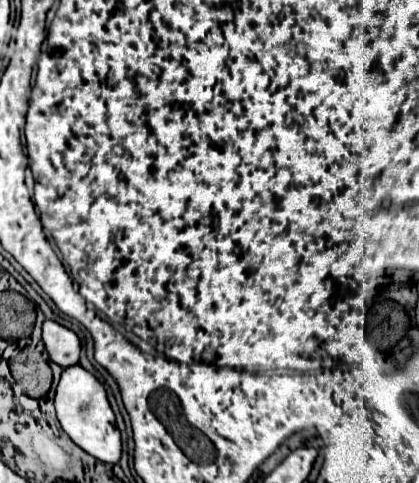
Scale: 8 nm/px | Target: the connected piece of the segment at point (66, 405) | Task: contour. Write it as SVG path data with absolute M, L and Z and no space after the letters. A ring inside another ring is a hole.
M79 364L69 366L63 370L57 392L55 392L55 408L57 408L57 418L63 426L63 430L69 434L69 438L83 448L87 454L95 456L101 462L117 464L121 458L121 432L115 424L115 414L109 406L107 394L103 384L83 370Z

